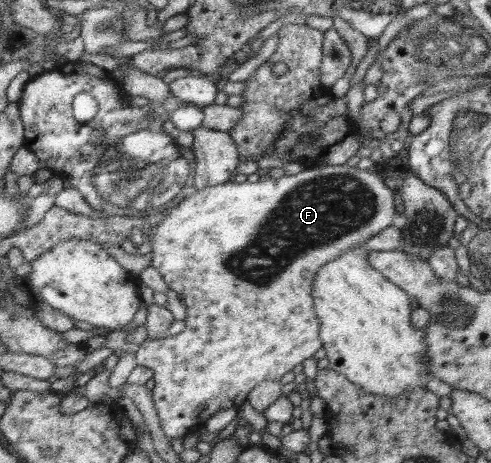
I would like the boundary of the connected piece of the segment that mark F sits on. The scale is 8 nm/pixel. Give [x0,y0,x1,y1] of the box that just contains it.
[134,164,395,443]

